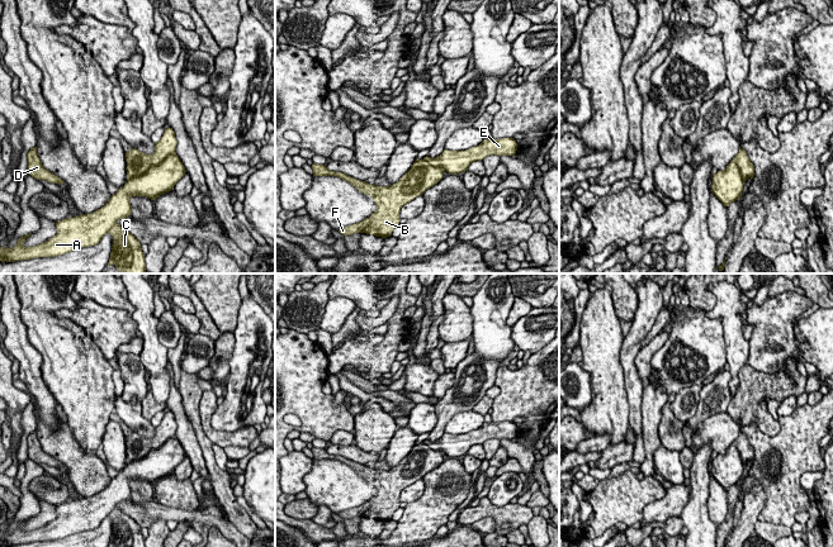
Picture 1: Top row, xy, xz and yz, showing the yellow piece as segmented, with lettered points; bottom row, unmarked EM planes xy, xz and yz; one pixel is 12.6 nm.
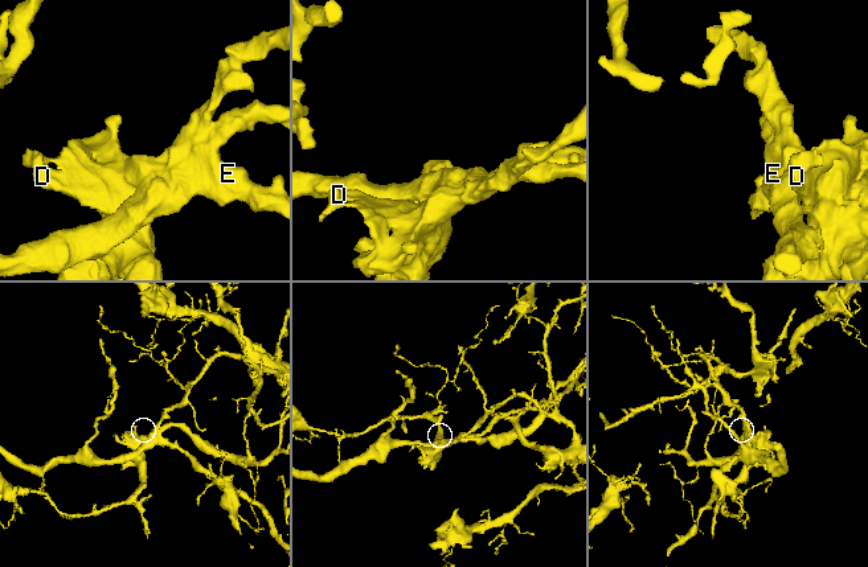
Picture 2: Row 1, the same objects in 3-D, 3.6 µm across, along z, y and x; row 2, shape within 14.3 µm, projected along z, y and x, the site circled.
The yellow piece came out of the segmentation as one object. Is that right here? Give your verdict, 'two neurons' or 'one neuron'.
two neurons

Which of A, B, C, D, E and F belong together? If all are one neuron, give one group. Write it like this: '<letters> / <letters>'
A E / B C D F

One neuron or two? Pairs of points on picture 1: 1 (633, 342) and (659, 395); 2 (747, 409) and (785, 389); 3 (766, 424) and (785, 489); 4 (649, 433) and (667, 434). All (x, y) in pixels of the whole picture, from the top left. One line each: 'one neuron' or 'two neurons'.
1: two neurons
2: one neuron
3: two neurons
4: two neurons

